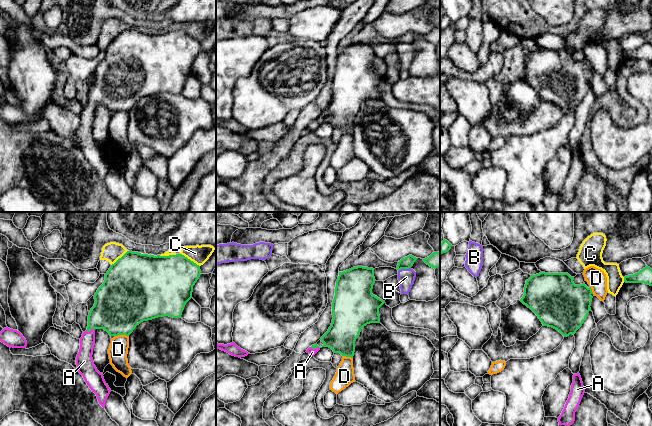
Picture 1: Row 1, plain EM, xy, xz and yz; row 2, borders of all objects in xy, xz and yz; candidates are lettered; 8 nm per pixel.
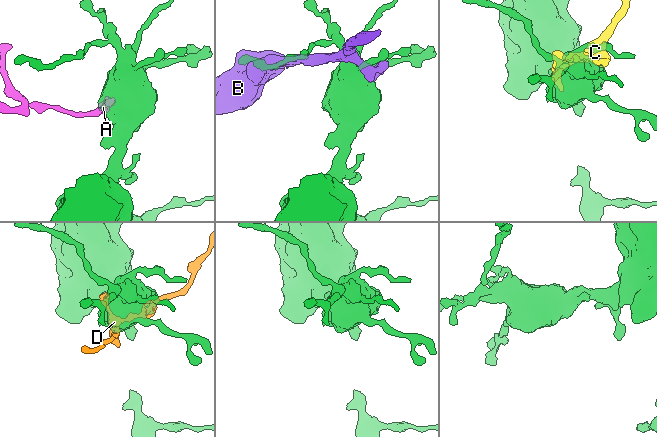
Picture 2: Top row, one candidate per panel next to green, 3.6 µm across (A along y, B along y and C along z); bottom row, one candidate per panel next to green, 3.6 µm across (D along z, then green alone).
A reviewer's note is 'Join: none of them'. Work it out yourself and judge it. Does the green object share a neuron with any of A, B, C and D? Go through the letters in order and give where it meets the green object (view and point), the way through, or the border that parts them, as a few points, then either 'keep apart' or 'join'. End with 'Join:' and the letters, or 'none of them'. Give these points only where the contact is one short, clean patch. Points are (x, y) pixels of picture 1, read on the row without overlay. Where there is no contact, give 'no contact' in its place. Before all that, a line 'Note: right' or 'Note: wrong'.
Note: wrong
A: meets green in xy at (90, 105); runs through xy (115, 87), (105, 90), (90, 105), (84, 135); join
B: meets green in xz at (404, 44); keep apart
C: meets green in xy at (189, 35); keep apart
D: meets green in xy at (121, 110); keep apart
Join: A

